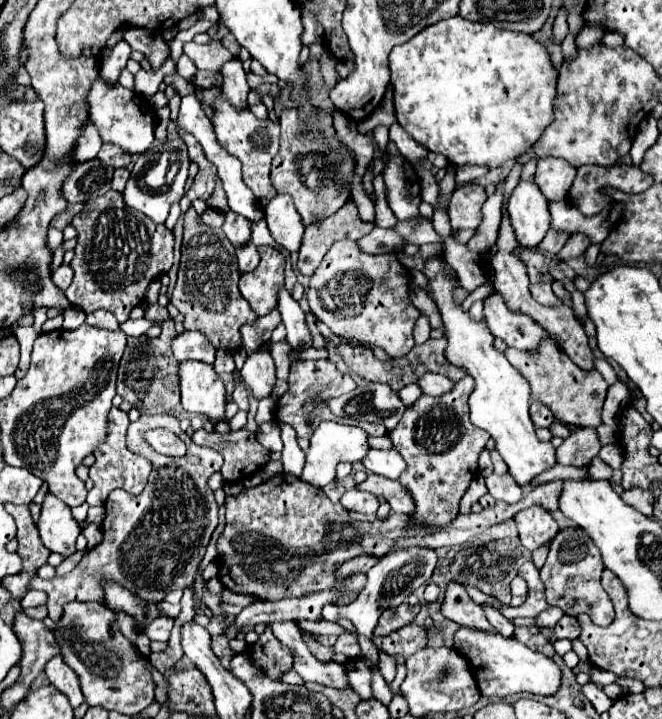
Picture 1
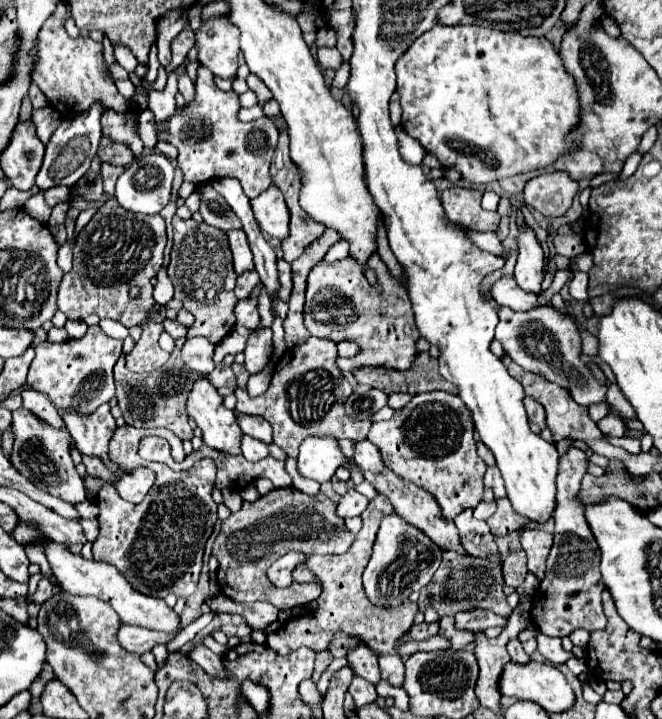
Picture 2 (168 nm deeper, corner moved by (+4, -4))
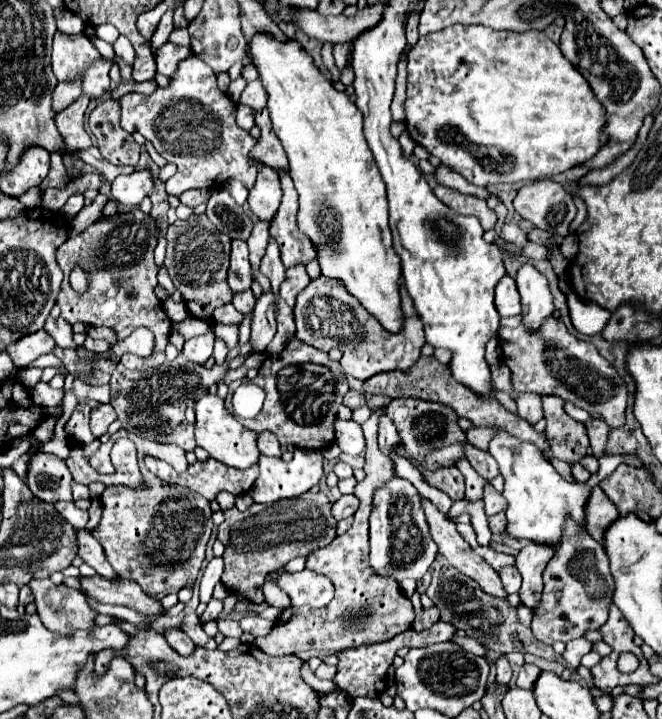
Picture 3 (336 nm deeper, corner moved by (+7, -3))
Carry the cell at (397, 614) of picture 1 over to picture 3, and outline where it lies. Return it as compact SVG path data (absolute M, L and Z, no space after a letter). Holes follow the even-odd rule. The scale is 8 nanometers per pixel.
M386 407L372 409L370 419L362 425L362 431L366 437L366 465L364 465L366 477L354 489L354 495L360 499L360 507L354 513L352 527L344 535L336 537L328 547L318 549L316 553L312 553L306 559L308 569L326 575L334 583L336 595L322 609L312 609L312 607L284 609L282 615L278 617L276 625L272 627L272 631L264 637L256 637L256 641L254 641L254 645L268 655L290 655L290 653L298 655L298 653L308 653L308 651L336 653L346 647L382 643L382 641L390 641L398 633L410 629L410 625L414 621L412 603L402 593L398 583L374 575L368 565L372 493L384 481L392 479L388 457L382 455L378 449L378 421L384 413L386 413Z

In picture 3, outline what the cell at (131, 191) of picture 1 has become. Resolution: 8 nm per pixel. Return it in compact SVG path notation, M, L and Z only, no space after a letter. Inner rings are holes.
M136 169L130 175L118 175L112 181L112 197L116 203L122 205L140 205L142 199L148 197L148 193L154 189L154 175L146 169Z

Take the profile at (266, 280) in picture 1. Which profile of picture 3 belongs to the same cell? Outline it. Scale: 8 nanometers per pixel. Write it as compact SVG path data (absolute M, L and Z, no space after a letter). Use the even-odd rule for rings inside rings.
M222 305L214 311L214 321L216 323L224 323L224 325L238 325L244 317L240 317L240 313L236 313L234 305Z

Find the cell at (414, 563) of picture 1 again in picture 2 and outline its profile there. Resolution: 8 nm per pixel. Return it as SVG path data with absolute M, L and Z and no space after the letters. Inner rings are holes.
M395 512L385 516L377 540L373 546L373 556L363 572L363 586L367 592L367 598L373 604L383 604L387 606L389 600L401 600L409 598L413 590L421 590L427 586L435 574L435 570L441 564L441 550L427 538L419 528L397 516Z

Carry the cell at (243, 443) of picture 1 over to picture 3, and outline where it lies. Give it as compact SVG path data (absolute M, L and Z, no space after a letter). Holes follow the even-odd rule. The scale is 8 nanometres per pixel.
M146 457L144 459L146 467L156 475L160 477L162 481L168 481L168 483L174 483L174 485L182 485L182 487L188 487L192 489L194 493L200 493L204 495L208 501L212 501L220 491L228 491L232 495L240 495L240 493L248 493L250 487L254 485L256 477L258 477L258 465L252 465L252 469L246 469L246 471L240 471L240 469L232 469L216 459L206 459L206 461L196 461L188 467L188 471L184 473L176 473L166 461L160 461L160 459L154 459L154 457Z

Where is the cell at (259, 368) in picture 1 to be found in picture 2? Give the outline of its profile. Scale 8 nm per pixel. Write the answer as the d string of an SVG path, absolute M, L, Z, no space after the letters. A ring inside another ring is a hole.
M257 326L253 330L253 334L249 336L247 340L247 346L245 346L245 368L255 374L255 372L261 372L265 368L265 364L269 362L269 356L273 352L273 342L271 342L271 328L267 326Z

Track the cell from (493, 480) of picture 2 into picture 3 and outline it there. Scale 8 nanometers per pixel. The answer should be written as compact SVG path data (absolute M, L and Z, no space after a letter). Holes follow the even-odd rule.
M468 445L466 449L468 449L466 459L476 469L478 475L482 475L486 481L492 481L494 477L498 477L498 465L486 451L480 451L480 449L472 447L472 445Z

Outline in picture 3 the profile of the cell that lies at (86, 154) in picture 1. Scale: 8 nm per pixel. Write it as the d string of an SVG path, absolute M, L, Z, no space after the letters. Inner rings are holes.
M36 187L36 189L28 189L28 193L20 195L18 199L20 199L20 203L22 203L26 209L42 207L42 191L40 191L40 187Z

